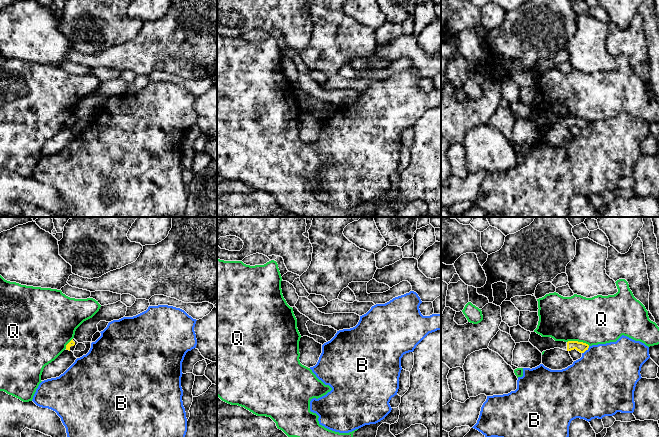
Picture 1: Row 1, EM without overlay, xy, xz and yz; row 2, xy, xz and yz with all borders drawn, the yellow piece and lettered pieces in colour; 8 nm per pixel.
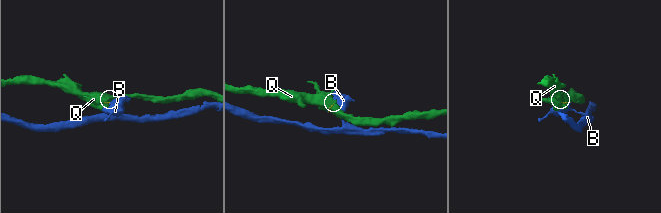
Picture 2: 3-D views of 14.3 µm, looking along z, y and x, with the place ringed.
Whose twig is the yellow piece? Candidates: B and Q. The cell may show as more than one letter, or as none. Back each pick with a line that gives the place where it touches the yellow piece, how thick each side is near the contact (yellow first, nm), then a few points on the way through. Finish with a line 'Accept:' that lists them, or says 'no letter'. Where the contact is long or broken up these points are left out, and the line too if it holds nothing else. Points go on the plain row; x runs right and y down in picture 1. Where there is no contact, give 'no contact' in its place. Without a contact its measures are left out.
Accept: no letter

